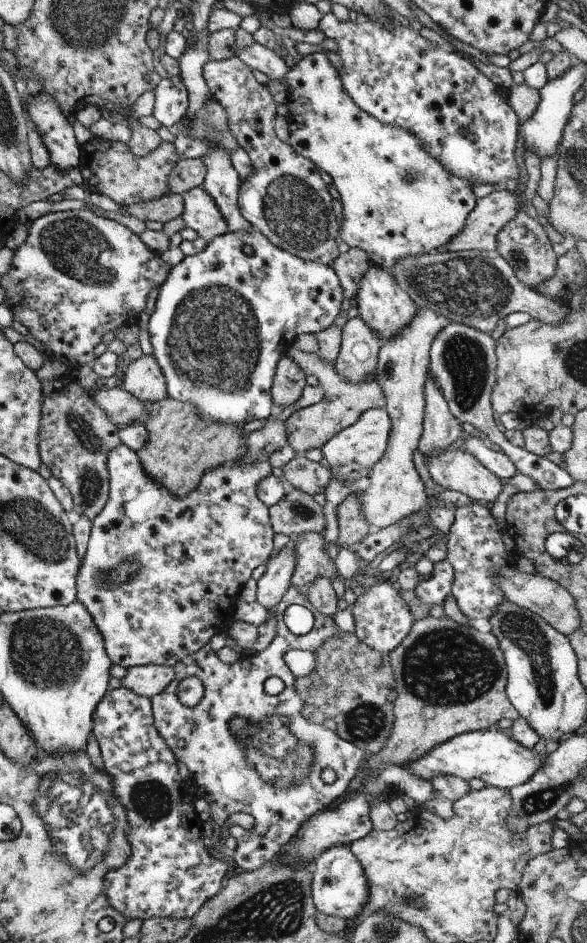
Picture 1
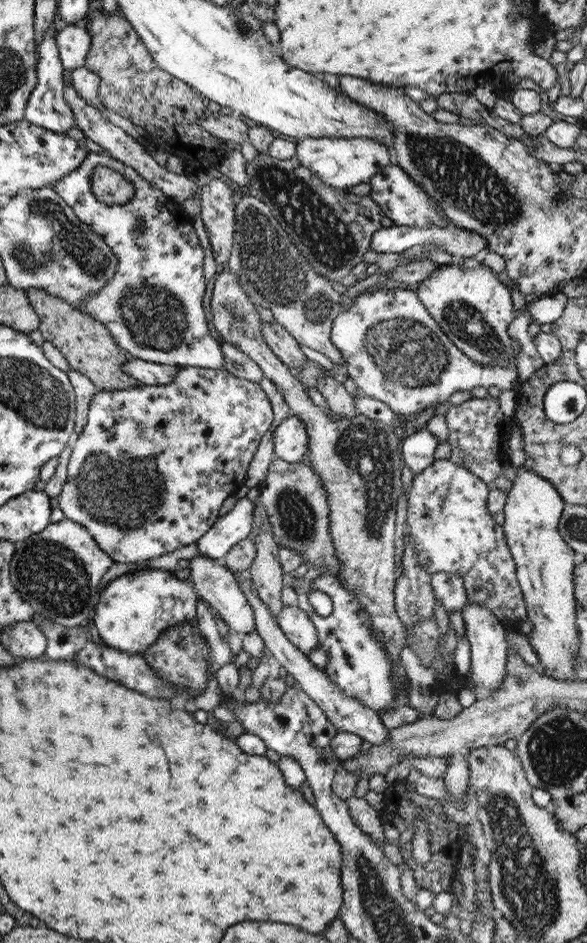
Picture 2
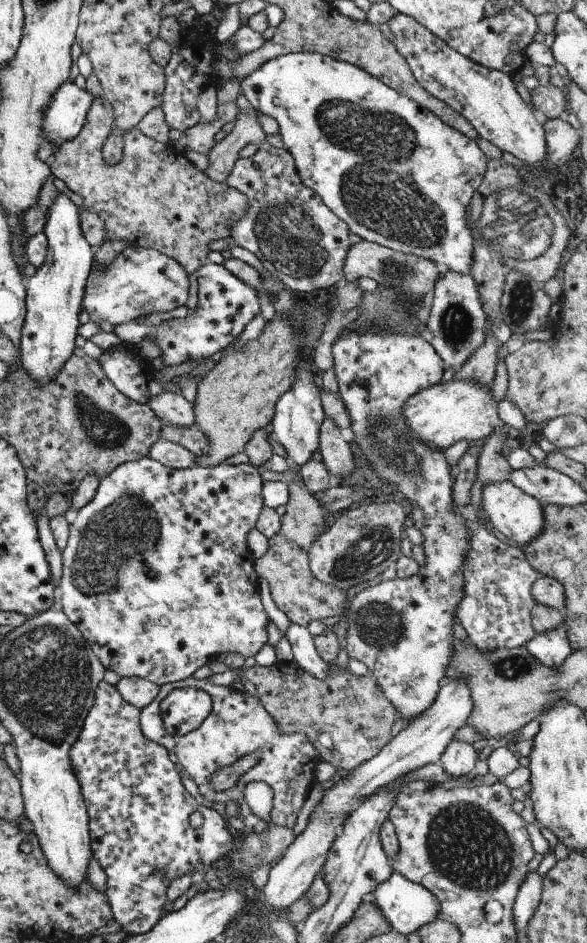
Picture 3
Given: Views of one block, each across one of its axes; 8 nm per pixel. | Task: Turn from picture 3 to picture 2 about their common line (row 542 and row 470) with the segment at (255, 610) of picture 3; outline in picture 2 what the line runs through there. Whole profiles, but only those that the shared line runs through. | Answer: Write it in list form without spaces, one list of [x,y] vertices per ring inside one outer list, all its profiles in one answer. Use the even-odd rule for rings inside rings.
[[[194,366],[182,367],[175,373],[173,380],[166,385],[139,386],[125,390],[97,391],[89,401],[85,426],[70,441],[70,455],[66,468],[67,478],[58,494],[58,507],[64,518],[85,527],[98,547],[109,555],[114,562],[123,564],[140,563],[181,546],[193,544],[211,528],[218,519],[219,508],[227,496],[244,490],[247,468],[260,438],[268,431],[273,422],[272,408],[258,383],[237,378],[225,369],[202,369]]]

